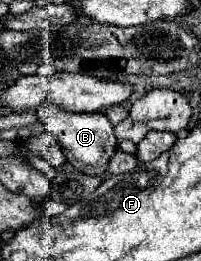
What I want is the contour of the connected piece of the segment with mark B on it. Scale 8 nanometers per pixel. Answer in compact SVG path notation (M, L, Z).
M43 106L43 110L37 110L37 116L45 122L47 132L59 142L67 162L77 168L79 172L87 176L107 178L107 172L87 172L87 166L97 166L101 160L109 162L117 152L117 138L113 132L113 124L109 118L101 112L95 114L63 114L59 106Z

